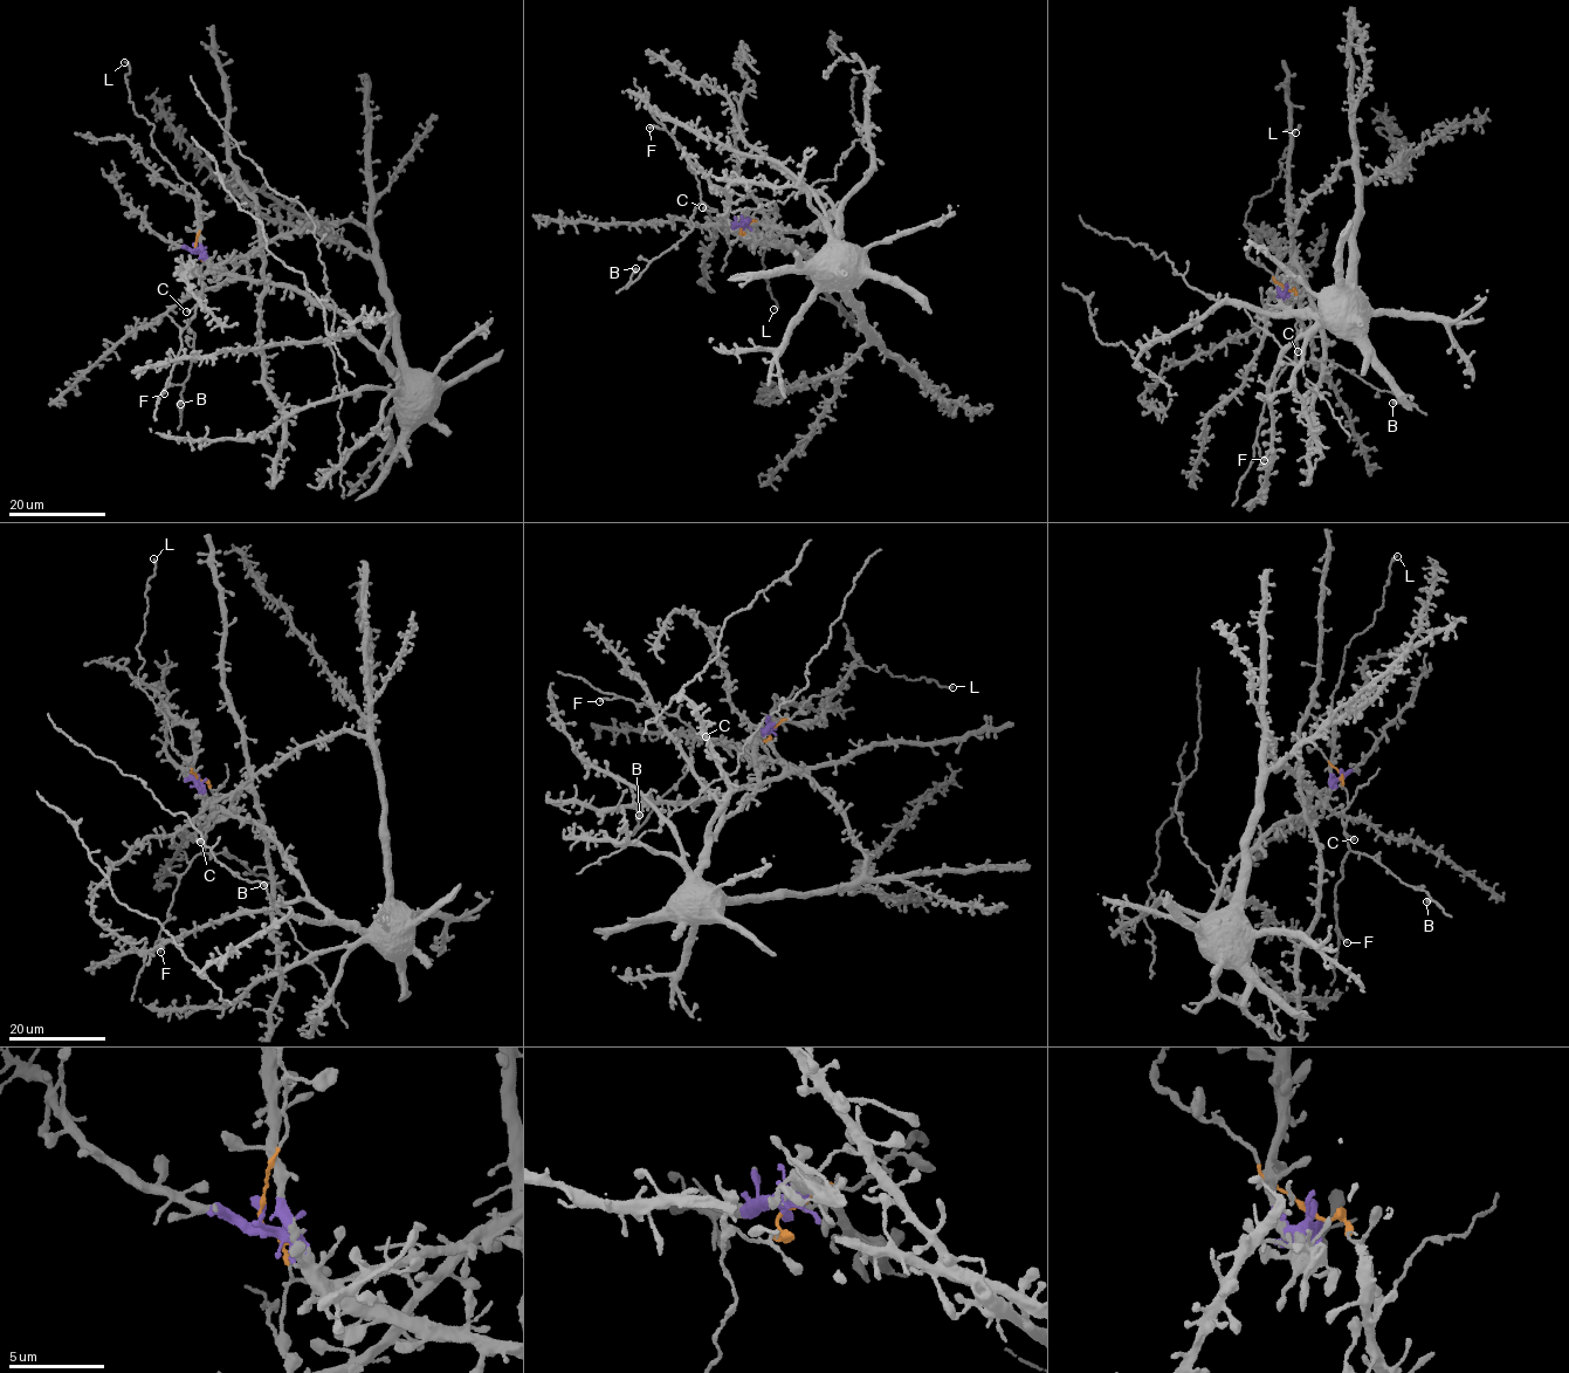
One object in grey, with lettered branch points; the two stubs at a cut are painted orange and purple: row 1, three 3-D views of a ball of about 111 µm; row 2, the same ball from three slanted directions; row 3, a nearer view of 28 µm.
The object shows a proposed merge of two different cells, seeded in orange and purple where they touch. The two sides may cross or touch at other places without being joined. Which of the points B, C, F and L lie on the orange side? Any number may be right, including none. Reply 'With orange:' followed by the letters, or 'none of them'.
With orange: B, C, F, L

